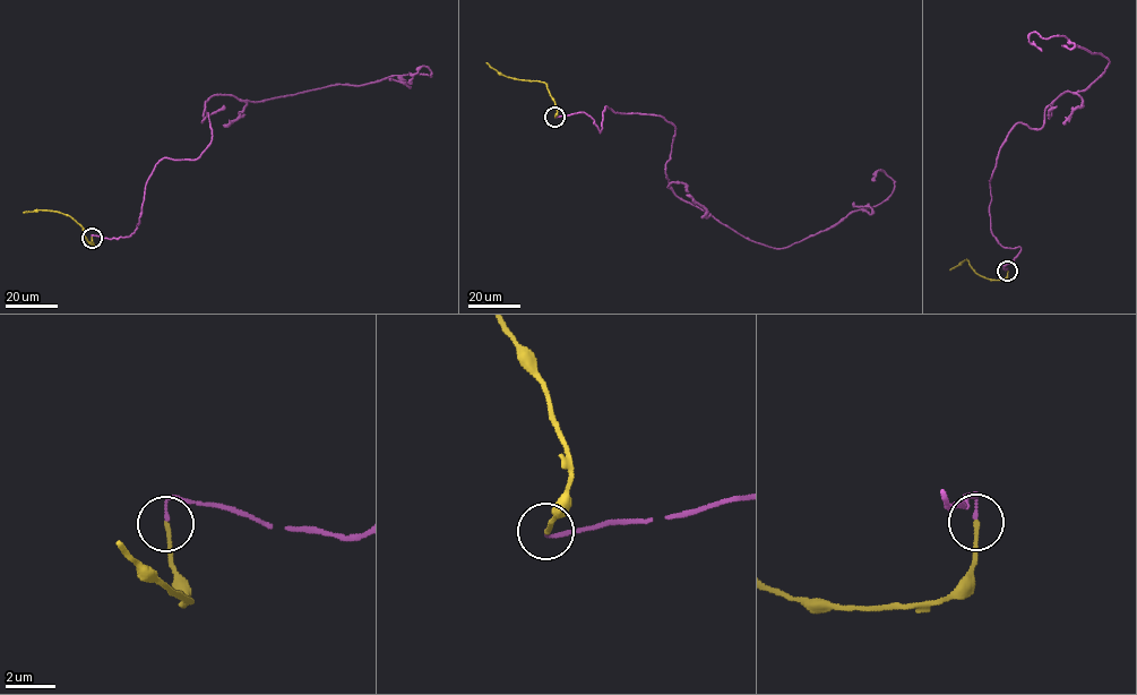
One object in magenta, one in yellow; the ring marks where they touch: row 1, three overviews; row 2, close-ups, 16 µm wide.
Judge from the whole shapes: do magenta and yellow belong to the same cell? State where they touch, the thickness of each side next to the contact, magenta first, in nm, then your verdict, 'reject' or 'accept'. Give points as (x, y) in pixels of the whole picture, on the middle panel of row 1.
(554, 117) | 120/160 nm | accept

